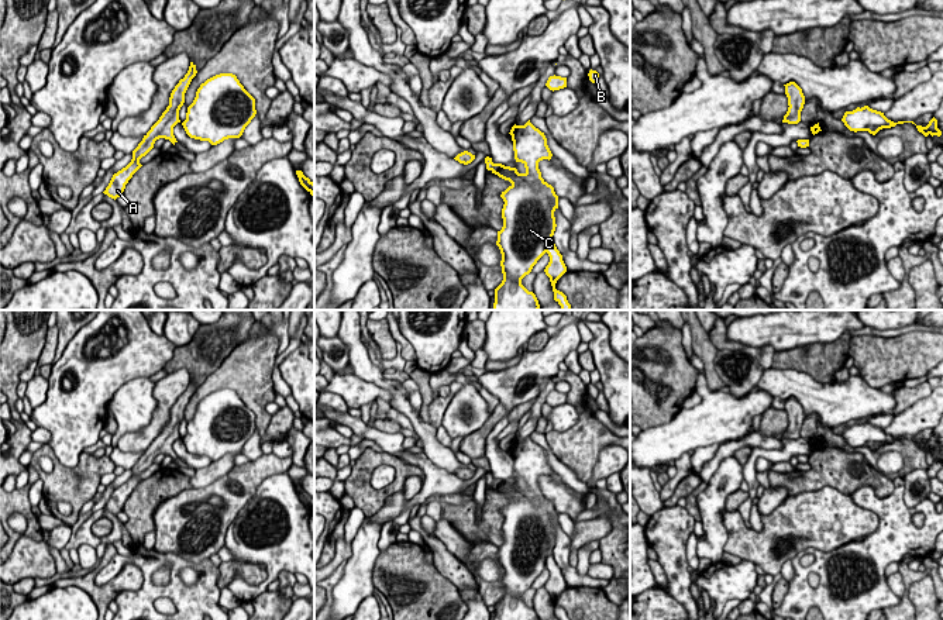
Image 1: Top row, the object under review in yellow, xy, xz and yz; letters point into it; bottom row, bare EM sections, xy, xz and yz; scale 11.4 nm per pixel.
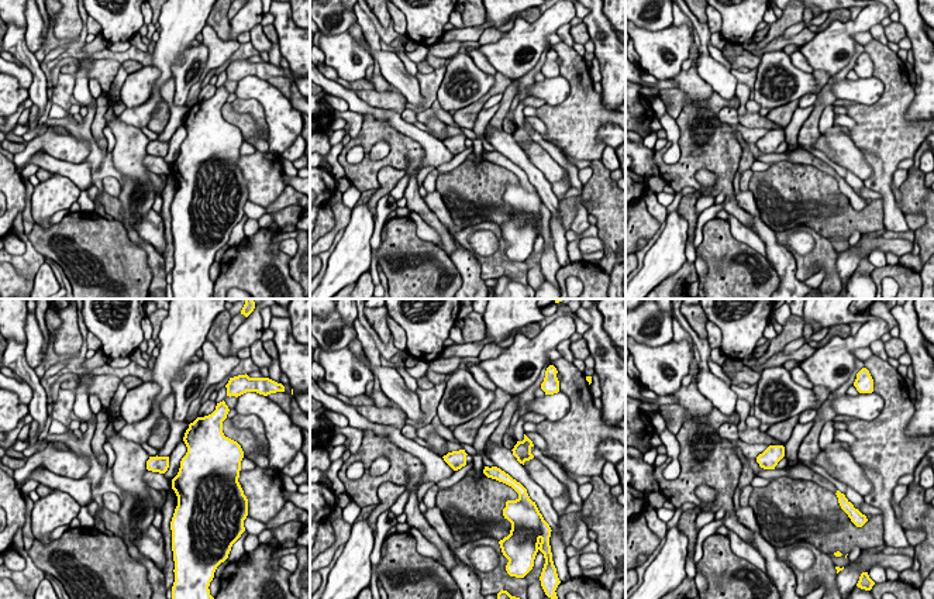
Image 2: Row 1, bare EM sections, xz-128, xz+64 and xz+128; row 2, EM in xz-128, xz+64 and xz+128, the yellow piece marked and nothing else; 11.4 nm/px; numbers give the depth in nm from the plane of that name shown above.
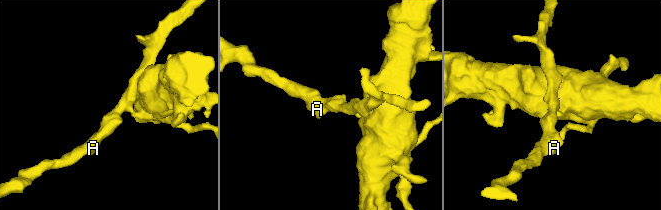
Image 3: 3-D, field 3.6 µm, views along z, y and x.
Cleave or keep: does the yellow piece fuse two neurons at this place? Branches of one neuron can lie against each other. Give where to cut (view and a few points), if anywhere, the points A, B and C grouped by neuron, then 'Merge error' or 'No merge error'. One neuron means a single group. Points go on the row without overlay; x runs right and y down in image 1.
Split along xz (492, 478), (487, 481). Groups: A / B C. Merge error

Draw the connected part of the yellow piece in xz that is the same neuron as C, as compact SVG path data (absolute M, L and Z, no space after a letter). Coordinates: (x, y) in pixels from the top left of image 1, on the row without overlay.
M530 435L524 441L513 441L510 448L516 478L526 483L519 489L516 483L502 479L488 479L486 485L512 500L502 507L503 542L498 547L496 561L502 569L503 596L495 604L493 620L538 620L533 607L529 607L522 595L529 590L537 576L547 568L550 578L544 588L550 593L554 616L569 620L567 612L555 604L557 596L567 588L562 571L554 559L558 512L538 485L538 478L551 475L544 448Z

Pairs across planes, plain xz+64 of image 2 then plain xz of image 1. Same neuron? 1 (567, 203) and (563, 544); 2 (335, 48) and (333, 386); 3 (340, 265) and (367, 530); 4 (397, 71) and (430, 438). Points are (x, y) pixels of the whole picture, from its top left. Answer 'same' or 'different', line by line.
1: different
2: same
3: same
4: same

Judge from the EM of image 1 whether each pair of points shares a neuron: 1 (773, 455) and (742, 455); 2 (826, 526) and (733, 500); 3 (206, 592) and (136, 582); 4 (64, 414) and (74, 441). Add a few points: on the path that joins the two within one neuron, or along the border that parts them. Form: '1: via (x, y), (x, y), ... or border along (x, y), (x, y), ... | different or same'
1: border along (752, 447), (752, 453), (743, 465) | different
2: border along (737, 509), (726, 512) | different
3: border along (143, 572), (137, 589), (121, 589), (113, 599) | different
4: via (71, 422), (72, 434) | same

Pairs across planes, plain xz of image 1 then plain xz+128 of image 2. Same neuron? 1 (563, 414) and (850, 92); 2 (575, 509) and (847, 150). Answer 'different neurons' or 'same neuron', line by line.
1: same neuron
2: same neuron

